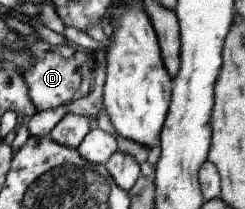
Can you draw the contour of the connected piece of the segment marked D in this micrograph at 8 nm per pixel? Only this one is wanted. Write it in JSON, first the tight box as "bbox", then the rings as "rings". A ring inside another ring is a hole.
{"bbox":[17,40,92,111],"rings":[[[35,40],[30,44],[28,49],[33,55],[34,65],[30,67],[28,71],[21,71],[20,69],[17,70],[20,72],[20,75],[26,82],[28,97],[30,98],[30,101],[32,102],[36,111],[54,109],[58,106],[65,105],[78,97],[77,88],[79,88],[79,82],[81,82],[81,75],[79,75],[77,68],[82,64],[82,62],[85,63],[91,61],[92,56],[88,52],[77,46],[74,46],[72,49],[71,46],[67,46],[67,44],[49,45],[41,40]]]}

